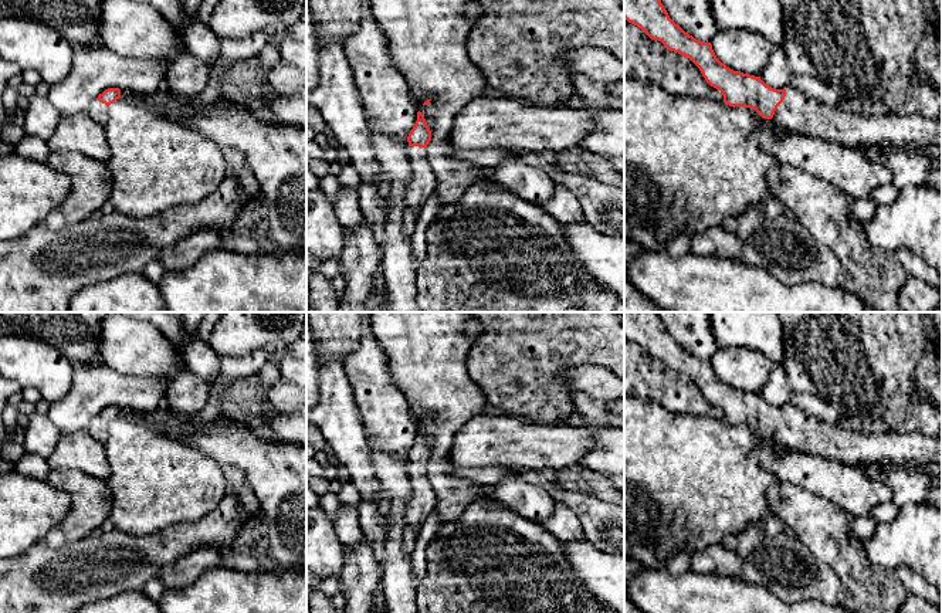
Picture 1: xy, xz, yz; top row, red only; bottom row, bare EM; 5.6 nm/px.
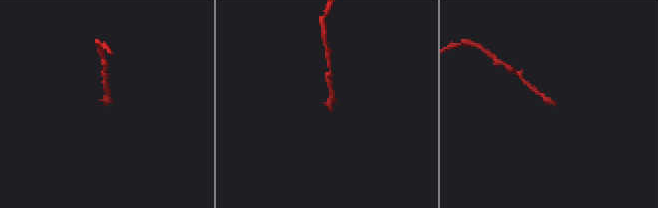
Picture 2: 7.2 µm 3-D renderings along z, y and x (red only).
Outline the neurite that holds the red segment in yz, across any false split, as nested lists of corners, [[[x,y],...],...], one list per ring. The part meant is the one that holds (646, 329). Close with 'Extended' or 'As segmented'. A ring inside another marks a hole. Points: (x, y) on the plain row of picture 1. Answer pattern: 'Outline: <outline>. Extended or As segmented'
Outline: [[[624,312],[624,336],[658,358],[670,369],[688,375],[705,399],[719,407],[729,424],[755,427],[786,447],[837,458],[846,464],[861,461],[942,467],[942,440],[921,433],[861,433],[838,429],[831,421],[804,413],[790,404],[775,407],[760,394],[731,387],[722,382],[711,360],[702,360],[675,342],[657,312]]]. Extended

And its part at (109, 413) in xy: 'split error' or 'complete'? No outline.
split error

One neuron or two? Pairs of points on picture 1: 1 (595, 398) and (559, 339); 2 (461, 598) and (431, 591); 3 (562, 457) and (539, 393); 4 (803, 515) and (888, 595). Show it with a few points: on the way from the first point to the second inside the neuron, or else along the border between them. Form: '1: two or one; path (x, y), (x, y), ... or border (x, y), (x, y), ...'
1: two; border (609, 369), (568, 366), (563, 382), (571, 399)
2: one; path (454, 598), (439, 596)
3: two; border (529, 420), (556, 423)
4: one; path (824, 535), (867, 578)

